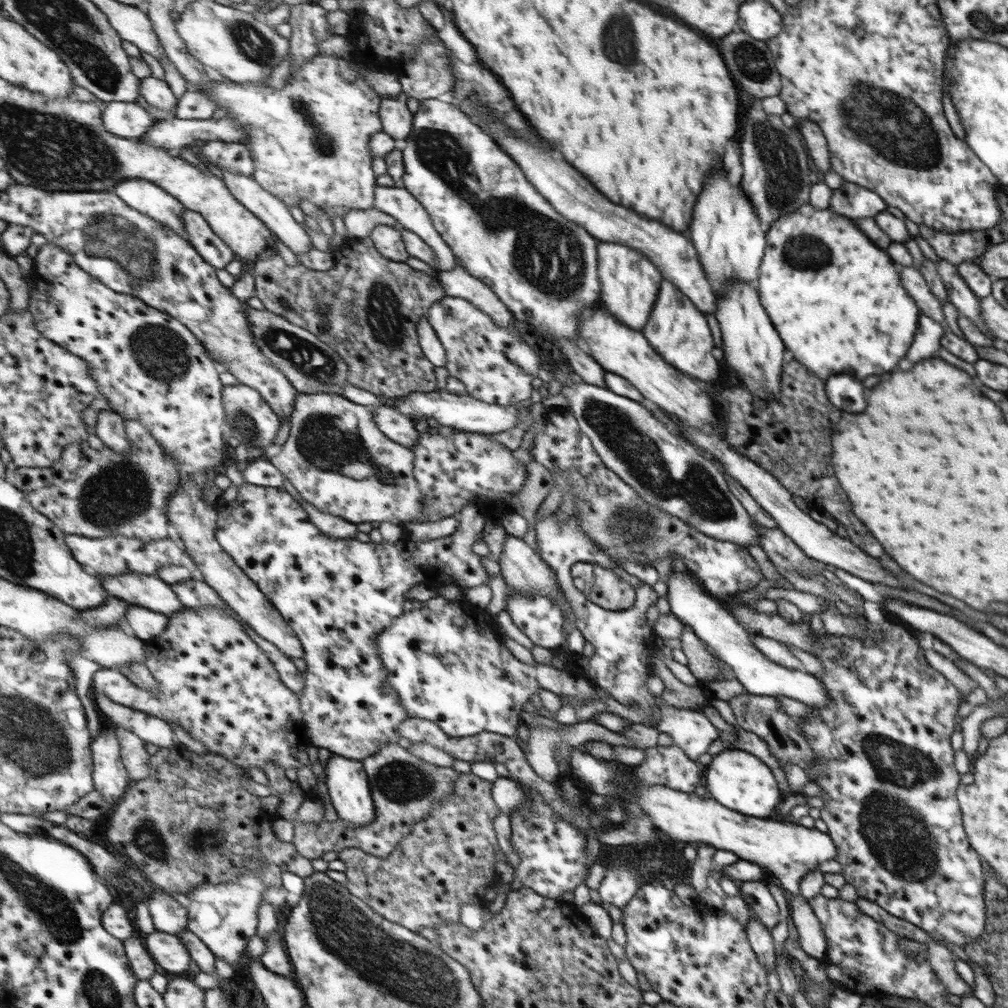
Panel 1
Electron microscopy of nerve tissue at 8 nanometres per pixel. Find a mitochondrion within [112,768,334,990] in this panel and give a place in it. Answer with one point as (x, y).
(147, 836)

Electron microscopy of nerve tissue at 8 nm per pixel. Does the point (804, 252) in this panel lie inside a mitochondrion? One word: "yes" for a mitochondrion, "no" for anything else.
yes

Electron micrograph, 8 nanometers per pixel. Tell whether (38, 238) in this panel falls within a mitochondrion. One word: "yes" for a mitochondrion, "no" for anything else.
no

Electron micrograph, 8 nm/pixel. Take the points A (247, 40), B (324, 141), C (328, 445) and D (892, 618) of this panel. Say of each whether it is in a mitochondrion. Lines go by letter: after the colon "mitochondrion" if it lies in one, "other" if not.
A: mitochondrion
B: mitochondrion
C: mitochondrion
D: other

